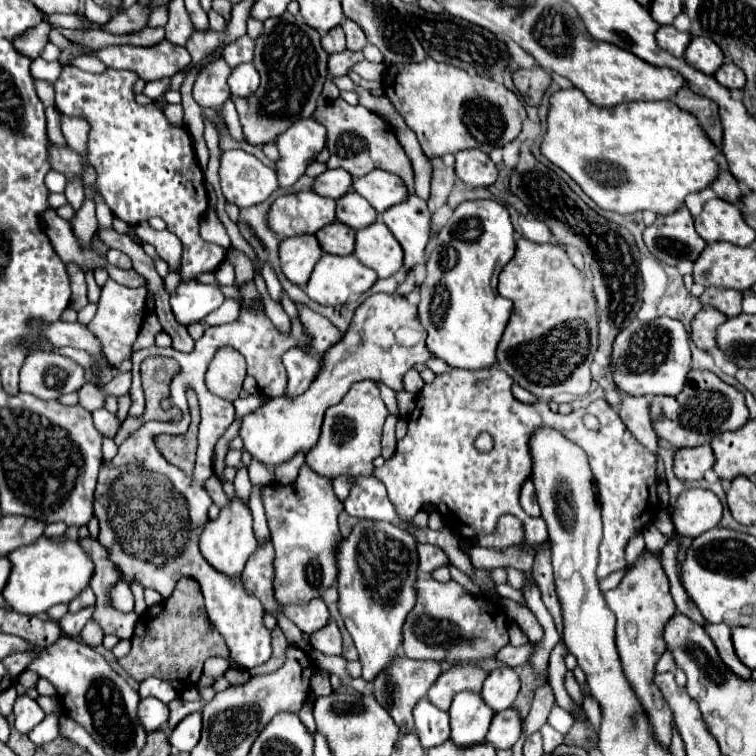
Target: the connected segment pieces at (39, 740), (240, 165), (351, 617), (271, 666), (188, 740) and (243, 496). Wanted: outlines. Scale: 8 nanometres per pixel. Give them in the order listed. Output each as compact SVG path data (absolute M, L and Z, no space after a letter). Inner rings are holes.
M56 710L52 714L46 714L46 718L30 730L30 740L40 746L40 744L46 744L46 742L52 742L58 734L60 734L60 718L62 718L62 710Z
M226 150L220 156L220 186L226 200L248 208L264 202L278 188L278 178L256 156L244 150Z
M360 520L338 548L338 608L362 662L362 678L372 682L392 666L402 648L402 626L416 604L416 540L390 522Z
M276 626L272 630L272 656L266 664L250 670L250 674L268 674L268 672L274 672L276 668L280 668L280 664L284 662L284 654L286 654L286 648L288 648L288 642L286 642L286 636L282 632L280 626Z
M200 712L188 714L170 734L168 740L170 744L178 750L178 752L190 752L200 738L200 730L202 730L202 720L200 720Z
M240 468L240 470L238 470L238 474L236 474L236 478L234 478L232 484L234 484L236 498L240 498L240 500L248 506L248 498L250 498L250 486L252 486L252 482L250 482L250 478L248 478L246 468Z

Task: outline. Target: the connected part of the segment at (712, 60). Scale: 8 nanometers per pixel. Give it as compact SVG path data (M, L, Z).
M694 36L684 52L684 60L698 68L700 72L706 72L706 74L714 74L716 68L720 68L724 56L720 52L720 48L708 40L706 36Z

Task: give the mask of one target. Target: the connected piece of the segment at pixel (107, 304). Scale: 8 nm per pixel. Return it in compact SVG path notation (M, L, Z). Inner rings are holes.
M108 278L106 284L102 286L98 312L92 318L92 322L88 324L88 328L100 338L104 354L114 368L118 368L134 352L132 344L138 338L138 332L140 332L140 326L144 320L144 312L146 312L146 292L148 292L146 288L126 288L112 278Z

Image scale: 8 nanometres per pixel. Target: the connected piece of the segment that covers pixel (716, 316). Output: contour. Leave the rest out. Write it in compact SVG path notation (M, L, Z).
M704 308L704 312L700 312L696 320L692 320L692 342L704 352L716 348L716 328L726 320L728 318L722 312L716 312L714 308Z

